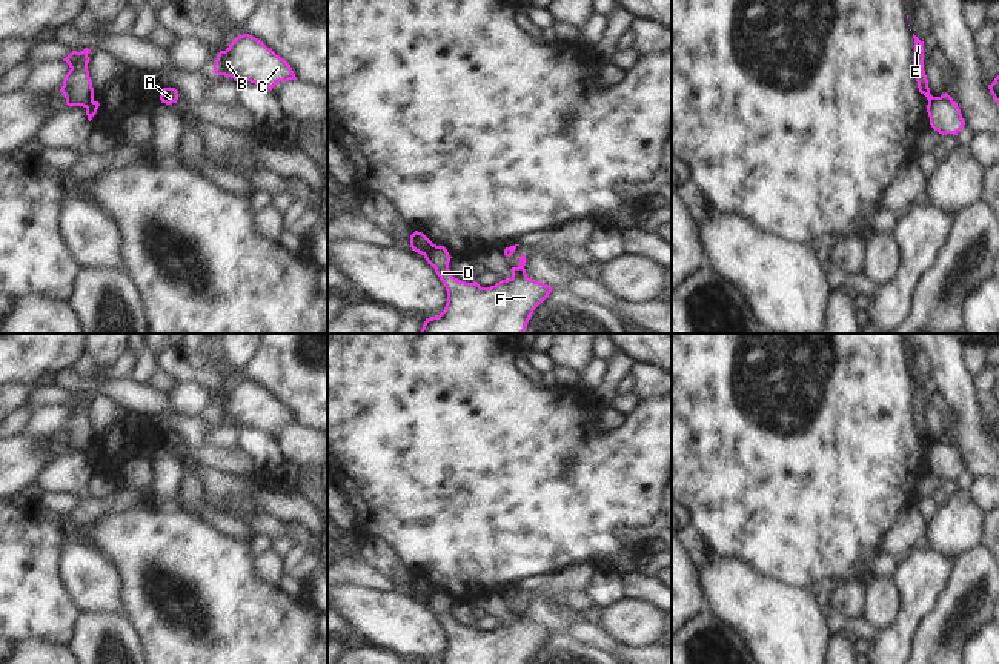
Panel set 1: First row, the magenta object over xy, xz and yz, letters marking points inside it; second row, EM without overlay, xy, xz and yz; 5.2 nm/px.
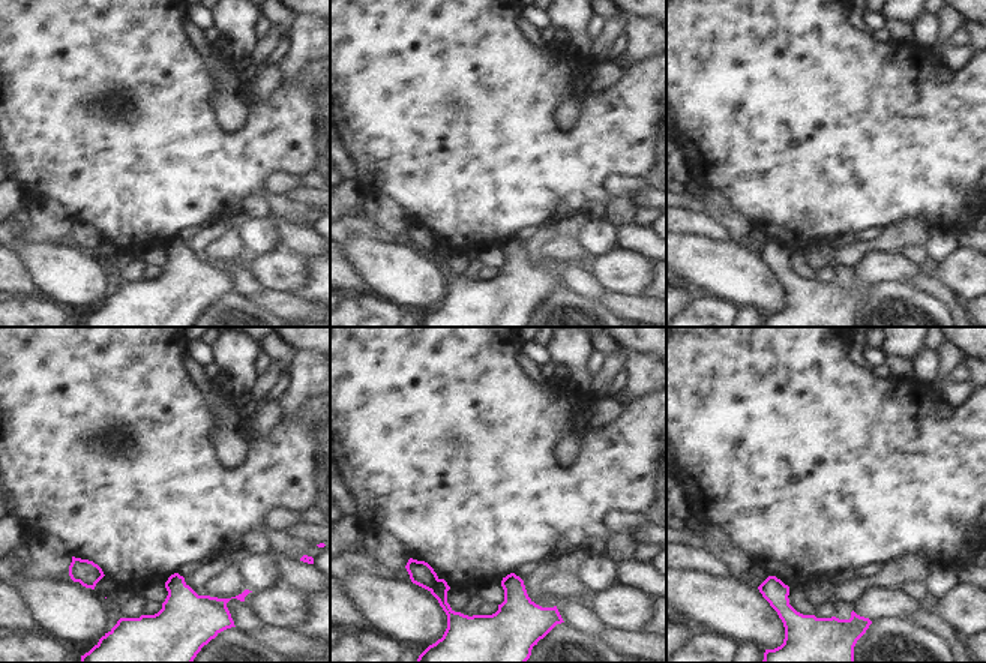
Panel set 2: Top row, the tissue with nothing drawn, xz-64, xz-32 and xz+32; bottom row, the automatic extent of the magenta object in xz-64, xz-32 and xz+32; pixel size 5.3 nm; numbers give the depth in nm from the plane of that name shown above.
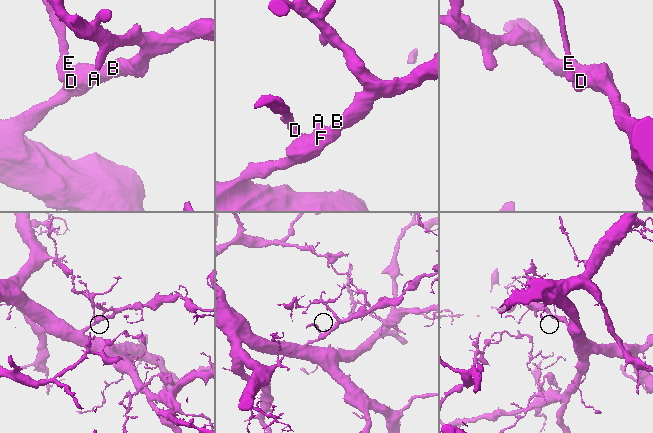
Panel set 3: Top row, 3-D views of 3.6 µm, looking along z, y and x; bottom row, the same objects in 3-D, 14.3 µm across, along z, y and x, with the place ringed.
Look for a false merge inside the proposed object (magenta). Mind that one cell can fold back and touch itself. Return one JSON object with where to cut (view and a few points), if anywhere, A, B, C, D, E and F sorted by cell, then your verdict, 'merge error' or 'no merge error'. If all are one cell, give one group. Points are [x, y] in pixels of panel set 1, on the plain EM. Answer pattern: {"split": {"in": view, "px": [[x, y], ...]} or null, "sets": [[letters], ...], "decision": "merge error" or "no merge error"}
{"split": {"in": "xz", "px": [[435, 589], [424, 601]]}, "sets": [["A", "B", "C", "D", "F"], ["E"]], "decision": "merge error"}

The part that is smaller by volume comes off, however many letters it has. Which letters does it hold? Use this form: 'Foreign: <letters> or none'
Foreign: E

